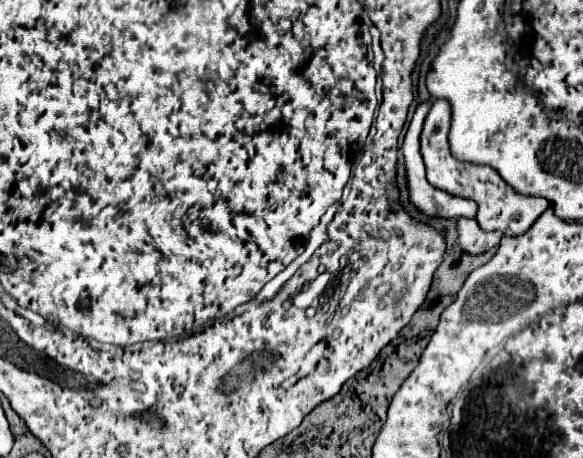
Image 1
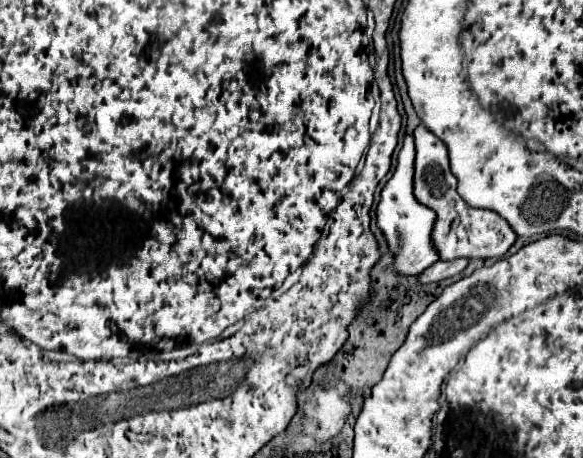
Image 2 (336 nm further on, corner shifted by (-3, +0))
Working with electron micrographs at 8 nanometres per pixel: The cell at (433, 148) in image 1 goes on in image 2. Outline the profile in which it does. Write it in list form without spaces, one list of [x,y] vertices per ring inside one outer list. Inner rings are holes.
[[[423,123],[415,129],[415,197],[423,205],[431,207],[437,213],[437,223],[433,227],[433,243],[437,243],[437,251],[441,259],[457,259],[457,257],[503,257],[509,247],[515,243],[517,235],[511,225],[489,209],[477,209],[465,203],[465,199],[457,193],[457,179],[449,169],[449,155],[445,143],[433,135]]]

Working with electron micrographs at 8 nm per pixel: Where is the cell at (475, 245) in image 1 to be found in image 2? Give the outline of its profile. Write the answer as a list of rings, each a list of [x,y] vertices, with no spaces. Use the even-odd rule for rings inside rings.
[[[467,257],[453,259],[453,261],[437,261],[437,263],[433,263],[429,269],[425,269],[421,273],[421,281],[423,283],[431,283],[431,281],[441,281],[441,279],[453,277],[453,275],[461,273],[467,265],[469,265]]]

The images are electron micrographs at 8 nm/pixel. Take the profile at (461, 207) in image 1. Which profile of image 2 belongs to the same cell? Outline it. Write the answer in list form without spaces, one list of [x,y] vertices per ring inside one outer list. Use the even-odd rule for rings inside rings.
[[[405,135],[403,147],[399,151],[399,163],[393,177],[385,183],[381,191],[381,201],[377,205],[377,225],[385,233],[391,251],[395,253],[395,267],[397,273],[405,275],[419,275],[435,261],[439,261],[439,251],[433,245],[433,225],[437,215],[421,205],[413,195],[413,173],[415,173],[415,145],[413,135]]]

